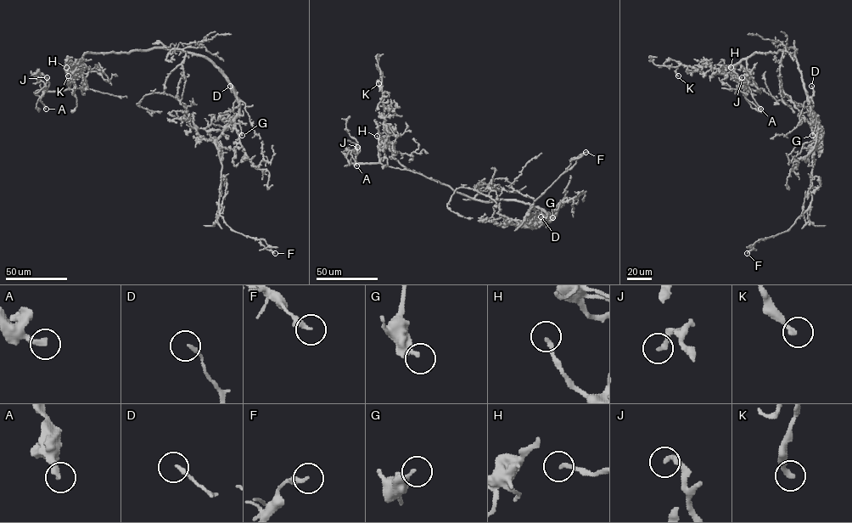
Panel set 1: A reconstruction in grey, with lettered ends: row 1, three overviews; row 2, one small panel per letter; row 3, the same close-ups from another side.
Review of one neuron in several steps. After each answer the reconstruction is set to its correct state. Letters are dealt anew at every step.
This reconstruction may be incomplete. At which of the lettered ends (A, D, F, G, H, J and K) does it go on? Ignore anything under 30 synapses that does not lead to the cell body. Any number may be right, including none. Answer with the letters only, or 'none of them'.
none of them

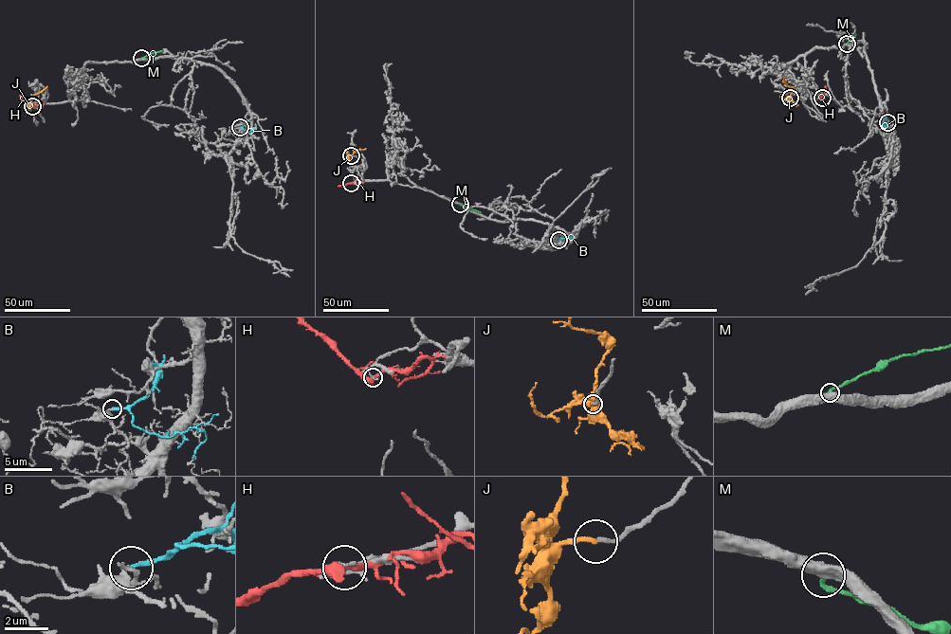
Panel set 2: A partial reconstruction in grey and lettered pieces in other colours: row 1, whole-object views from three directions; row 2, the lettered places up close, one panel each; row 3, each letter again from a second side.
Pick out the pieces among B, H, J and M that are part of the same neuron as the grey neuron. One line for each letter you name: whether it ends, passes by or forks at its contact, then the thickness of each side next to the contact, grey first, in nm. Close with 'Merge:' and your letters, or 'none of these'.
J: it ends there; 200 nm thick on the grey side, 220 nm on the other
Merge: J

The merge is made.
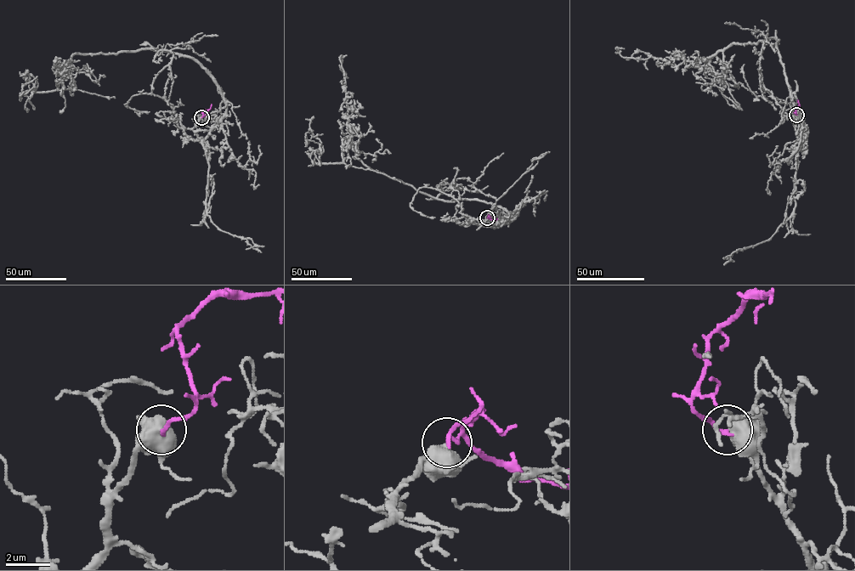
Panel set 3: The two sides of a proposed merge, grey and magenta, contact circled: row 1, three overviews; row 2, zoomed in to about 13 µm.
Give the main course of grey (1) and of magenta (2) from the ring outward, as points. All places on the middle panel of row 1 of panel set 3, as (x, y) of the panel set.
1: (487, 217), (478, 224), (511, 213), (374, 171), (350, 137), (342, 162), (321, 163), (307, 139), (323, 134)
2: (487, 217), (497, 218)

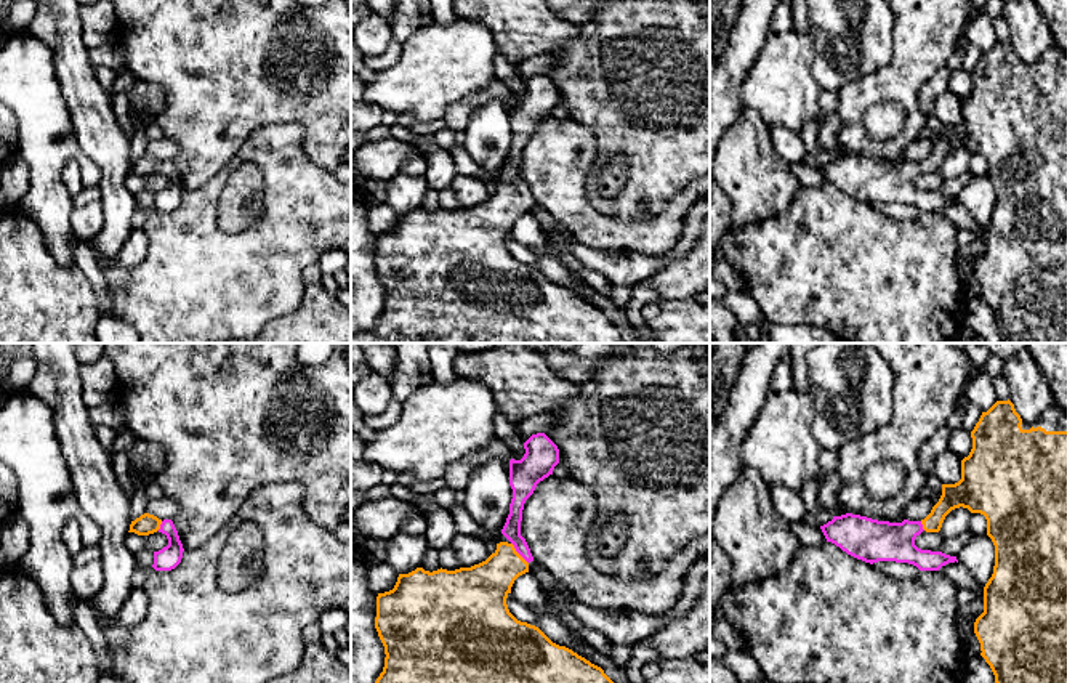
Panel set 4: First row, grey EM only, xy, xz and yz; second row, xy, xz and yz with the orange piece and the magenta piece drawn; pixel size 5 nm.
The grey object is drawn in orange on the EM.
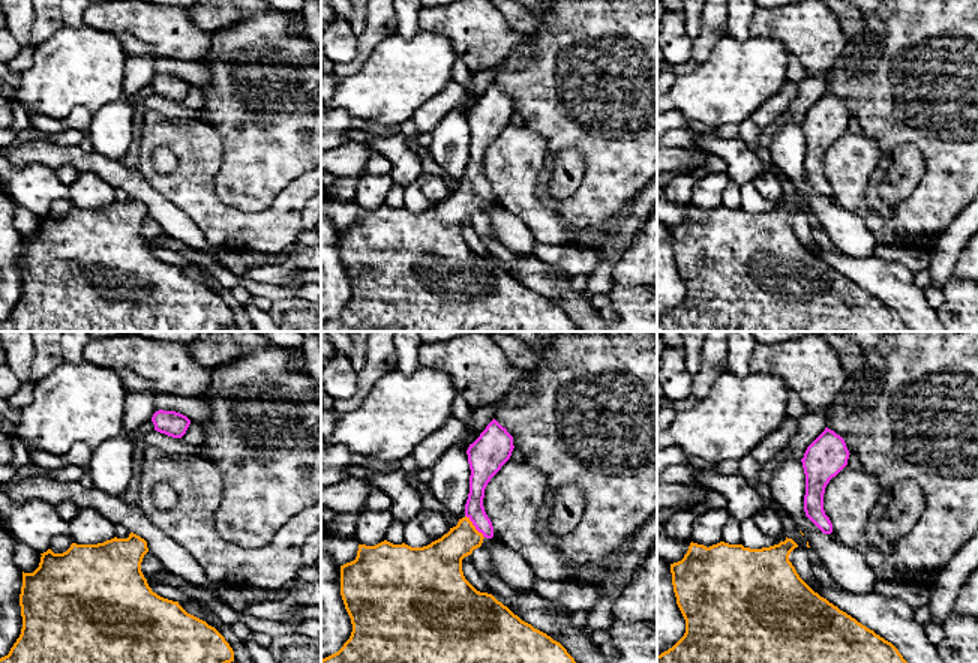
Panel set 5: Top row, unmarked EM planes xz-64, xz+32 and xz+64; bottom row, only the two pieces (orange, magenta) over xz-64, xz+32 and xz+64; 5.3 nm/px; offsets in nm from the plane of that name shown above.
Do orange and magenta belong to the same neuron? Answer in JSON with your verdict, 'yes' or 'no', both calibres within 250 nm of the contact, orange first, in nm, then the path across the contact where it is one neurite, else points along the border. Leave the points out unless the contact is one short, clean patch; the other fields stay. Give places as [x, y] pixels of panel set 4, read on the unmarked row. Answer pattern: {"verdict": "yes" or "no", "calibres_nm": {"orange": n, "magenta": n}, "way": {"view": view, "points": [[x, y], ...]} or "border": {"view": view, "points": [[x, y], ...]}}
{"verdict": "yes", "calibres_nm": {"orange": 260, "magenta": 90}, "way": {"view": "xz", "points": [[483, 230], [518, 194], [518, 181], [511, 170]]}}

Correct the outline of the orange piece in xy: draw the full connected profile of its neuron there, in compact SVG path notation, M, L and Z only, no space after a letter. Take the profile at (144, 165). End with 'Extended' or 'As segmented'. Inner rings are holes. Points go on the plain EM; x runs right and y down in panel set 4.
M144 154L131 162L128 173L135 173L138 176L149 176L157 172L167 176L168 186L159 192L154 192L152 208L155 212L171 212L181 204L184 192L178 172L171 160L162 162L154 156Z. Extended

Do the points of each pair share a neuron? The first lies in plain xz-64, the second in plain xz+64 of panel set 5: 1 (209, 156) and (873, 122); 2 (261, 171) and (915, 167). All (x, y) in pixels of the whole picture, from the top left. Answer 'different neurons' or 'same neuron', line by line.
1: different neurons
2: different neurons

